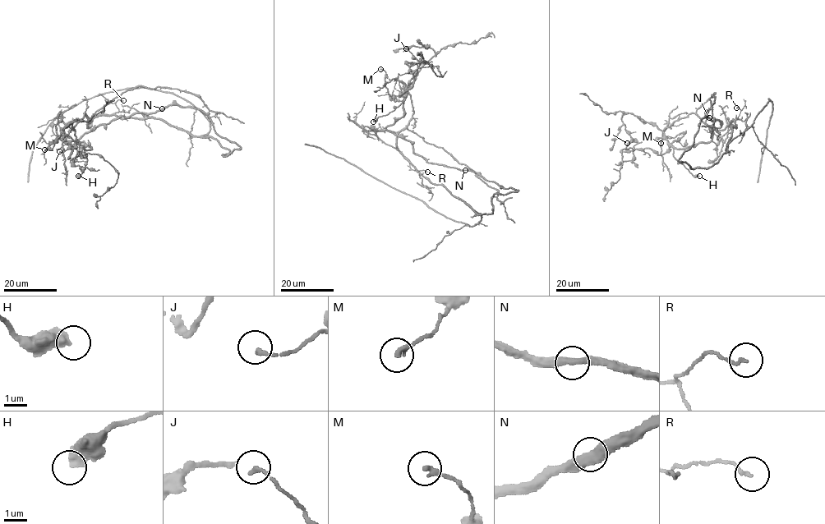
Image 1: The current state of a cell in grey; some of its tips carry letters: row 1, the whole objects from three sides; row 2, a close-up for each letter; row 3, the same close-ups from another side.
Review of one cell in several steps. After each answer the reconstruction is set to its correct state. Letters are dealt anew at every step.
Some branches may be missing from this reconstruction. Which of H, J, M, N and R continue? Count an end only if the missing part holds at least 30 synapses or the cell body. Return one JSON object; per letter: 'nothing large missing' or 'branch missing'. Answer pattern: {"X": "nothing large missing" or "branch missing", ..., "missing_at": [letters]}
{"H": "nothing large missing", "J": "nothing large missing", "M": "nothing large missing", "N": "nothing large missing", "R": "nothing large missing", "missing_at": []}

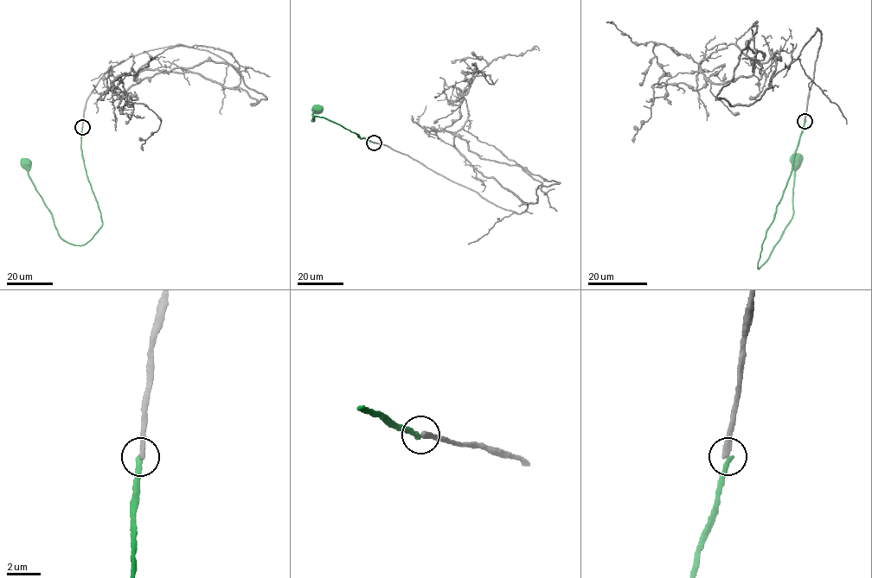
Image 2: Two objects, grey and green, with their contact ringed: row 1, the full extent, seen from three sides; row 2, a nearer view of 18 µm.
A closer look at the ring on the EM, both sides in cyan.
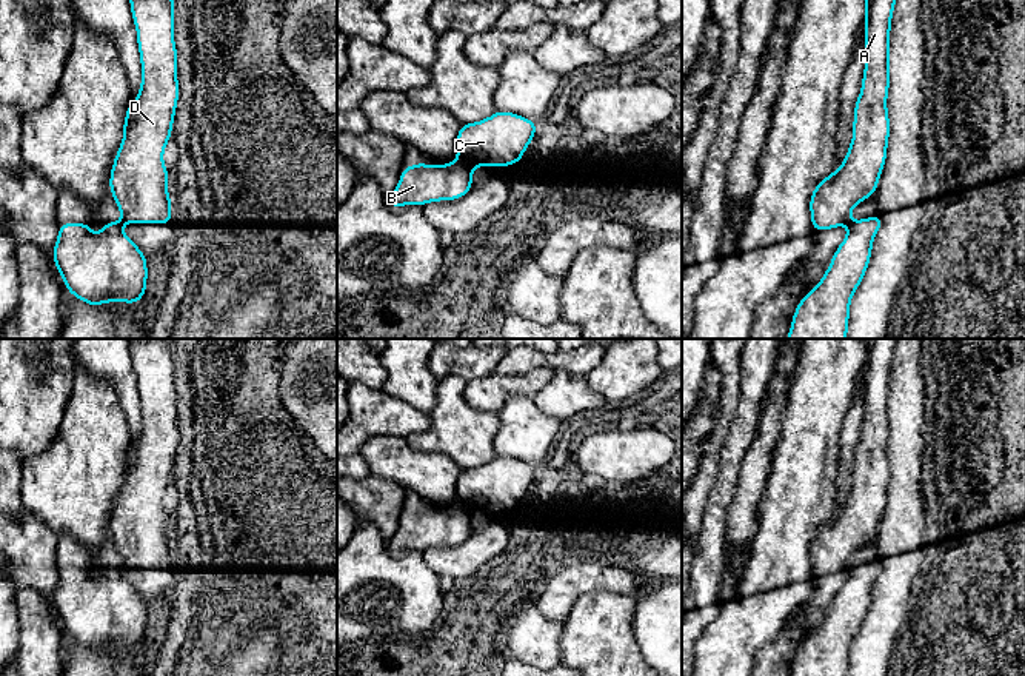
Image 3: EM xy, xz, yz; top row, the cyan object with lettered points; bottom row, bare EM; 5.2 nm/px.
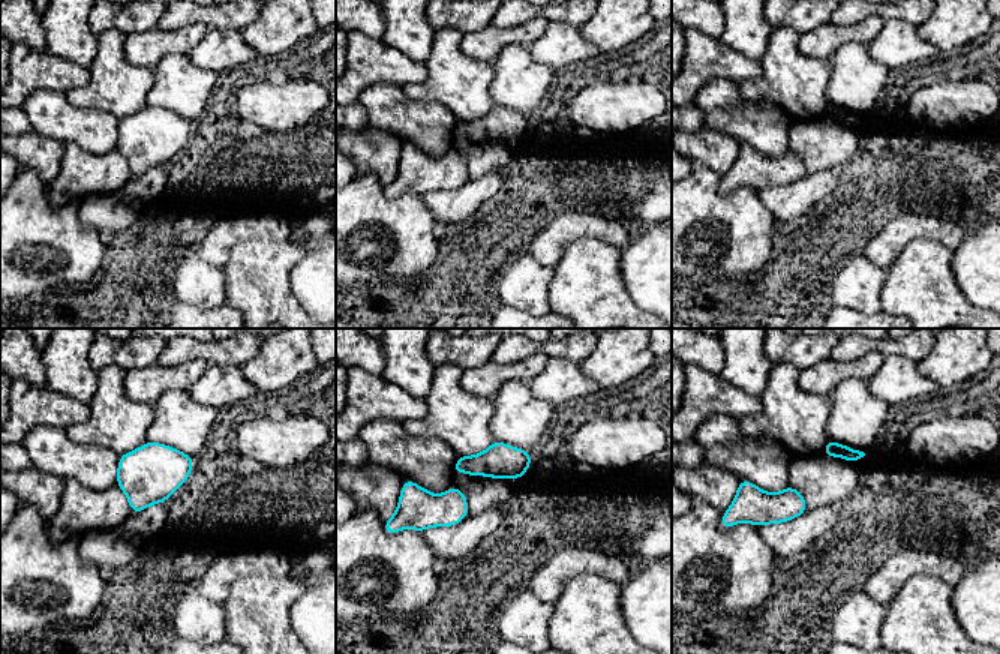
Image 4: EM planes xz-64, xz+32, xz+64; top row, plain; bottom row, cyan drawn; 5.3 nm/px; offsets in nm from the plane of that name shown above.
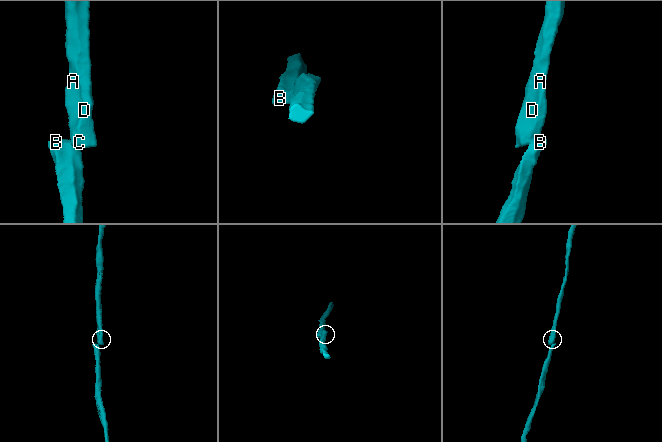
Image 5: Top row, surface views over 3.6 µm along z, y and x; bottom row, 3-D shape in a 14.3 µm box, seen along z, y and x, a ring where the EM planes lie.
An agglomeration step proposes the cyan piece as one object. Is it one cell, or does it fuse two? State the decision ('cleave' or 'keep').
cleave

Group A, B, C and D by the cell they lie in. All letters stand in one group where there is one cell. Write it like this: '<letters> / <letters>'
A C D / B

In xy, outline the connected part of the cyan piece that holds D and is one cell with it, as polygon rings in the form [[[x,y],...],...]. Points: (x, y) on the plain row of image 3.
[[[129,339],[129,350],[137,374],[142,430],[135,448],[126,451],[123,487],[112,508],[109,534],[122,556],[122,568],[174,568],[172,545],[166,534],[169,516],[163,508],[163,496],[171,485],[180,439],[174,388],[174,342],[171,339]]]

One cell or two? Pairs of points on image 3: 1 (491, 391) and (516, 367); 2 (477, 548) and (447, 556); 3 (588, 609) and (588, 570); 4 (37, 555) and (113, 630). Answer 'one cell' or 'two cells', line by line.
1: two cells
2: one cell
3: two cells
4: two cells

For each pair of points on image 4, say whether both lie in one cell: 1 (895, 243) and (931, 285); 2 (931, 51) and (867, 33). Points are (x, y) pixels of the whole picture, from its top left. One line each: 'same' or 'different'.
1: different
2: different

